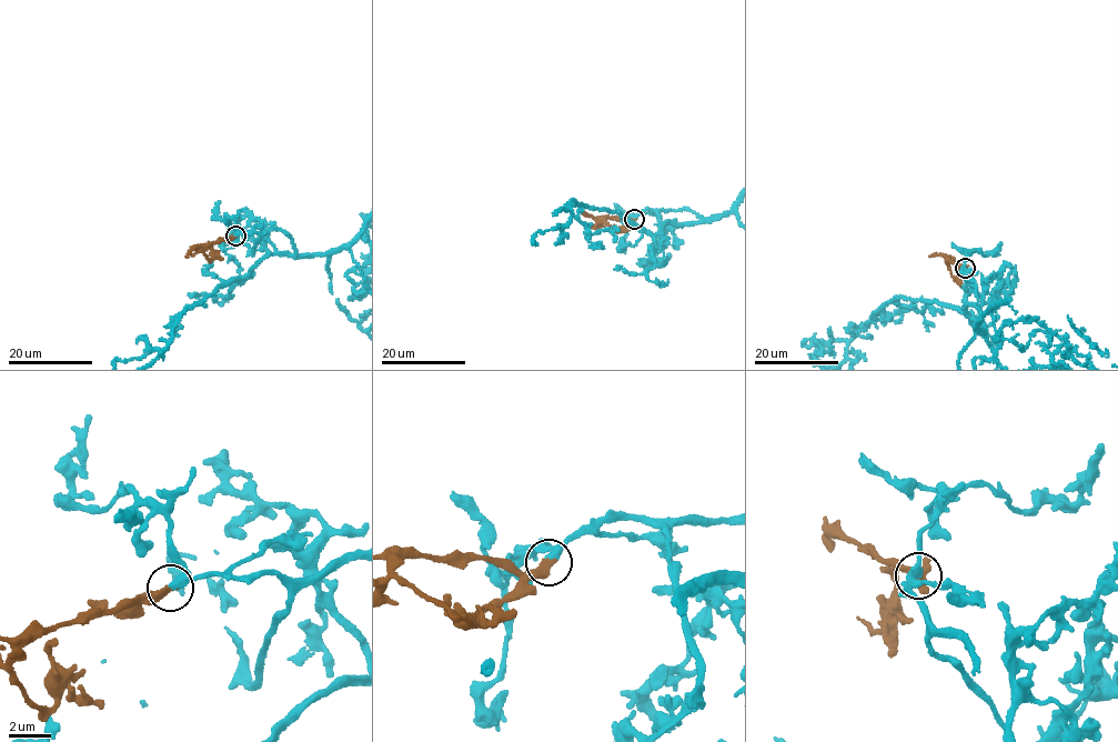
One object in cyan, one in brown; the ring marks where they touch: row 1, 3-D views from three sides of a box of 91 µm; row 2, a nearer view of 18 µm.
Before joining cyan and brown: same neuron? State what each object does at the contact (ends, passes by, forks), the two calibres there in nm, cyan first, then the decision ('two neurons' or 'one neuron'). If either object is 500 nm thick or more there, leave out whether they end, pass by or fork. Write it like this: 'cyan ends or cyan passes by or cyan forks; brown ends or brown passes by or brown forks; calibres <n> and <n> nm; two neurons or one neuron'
cyan passes by; brown ends; calibres 320 and 400 nm; one neuron

